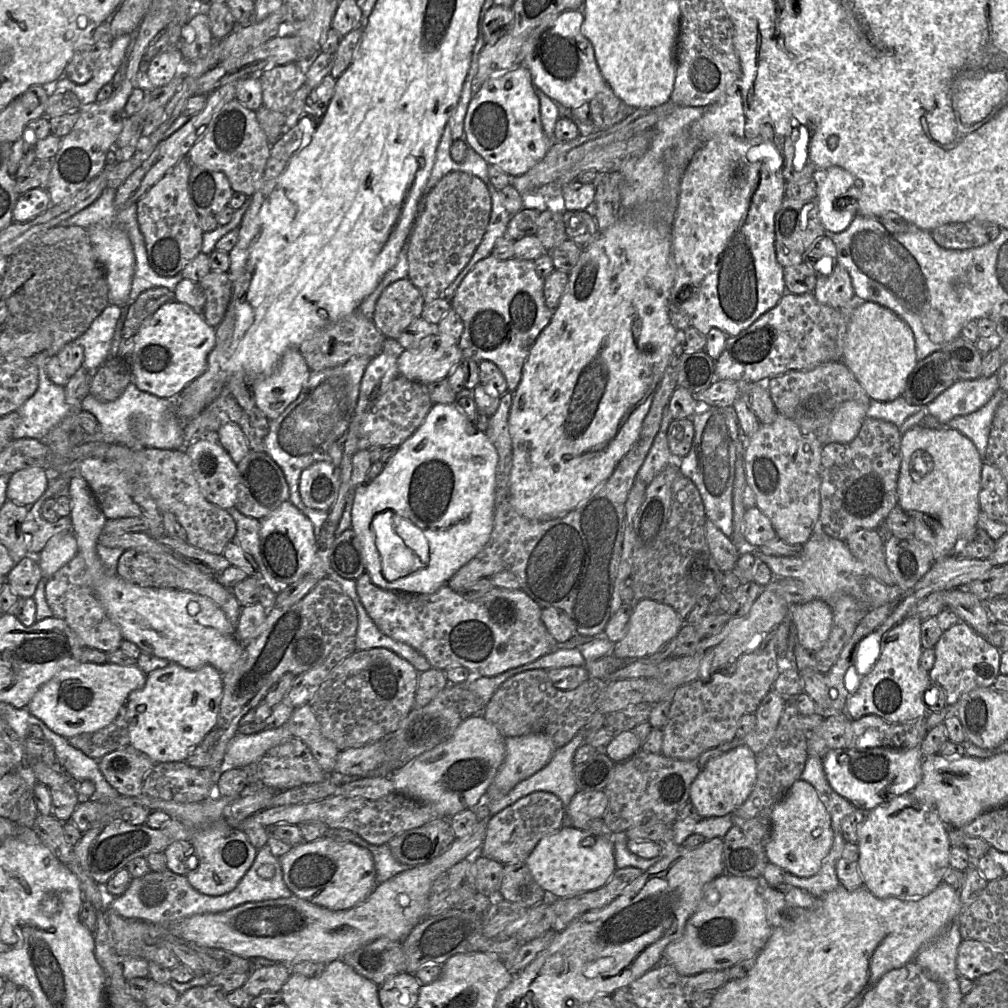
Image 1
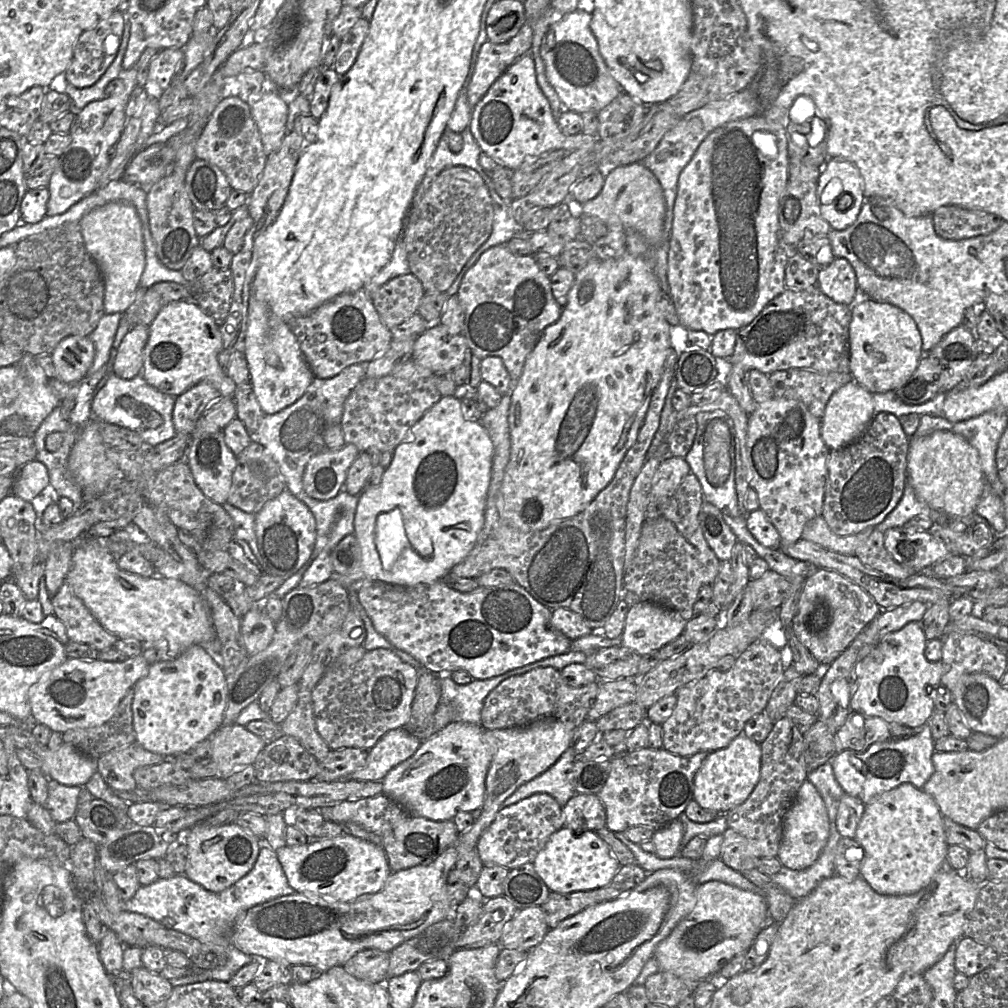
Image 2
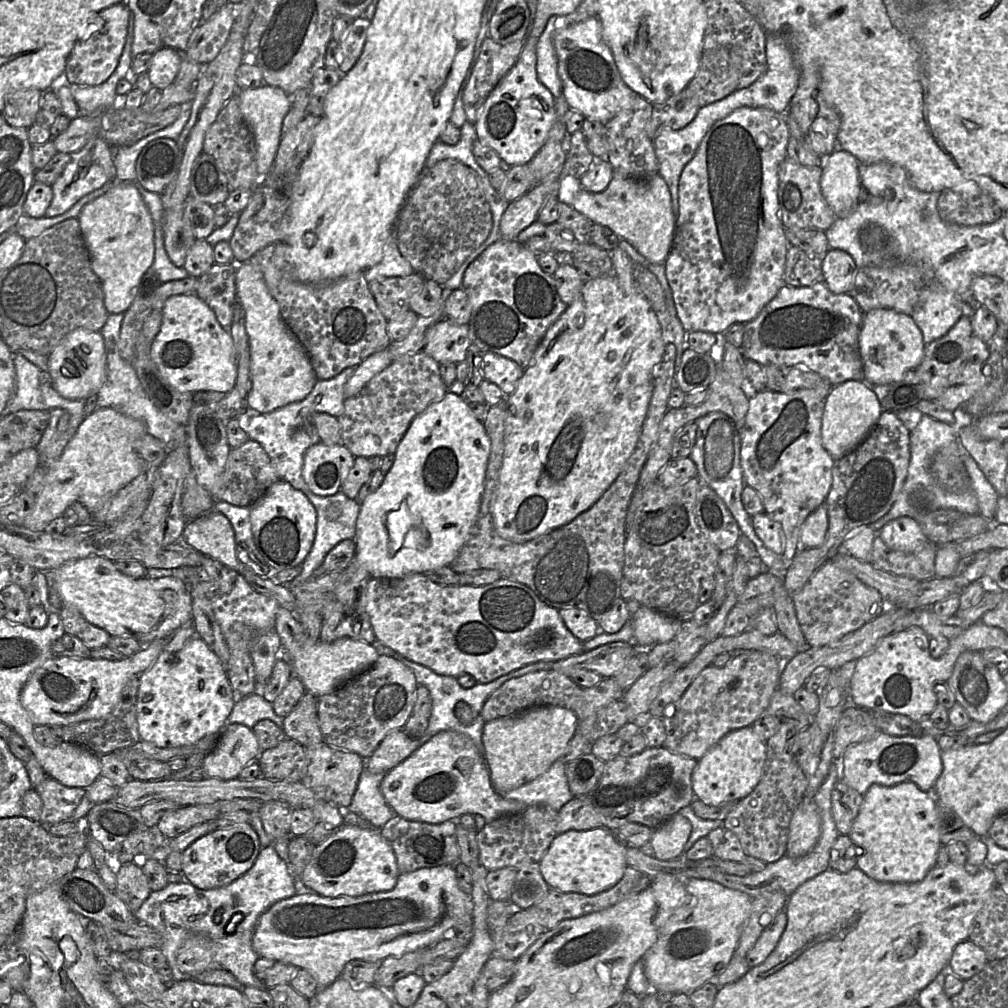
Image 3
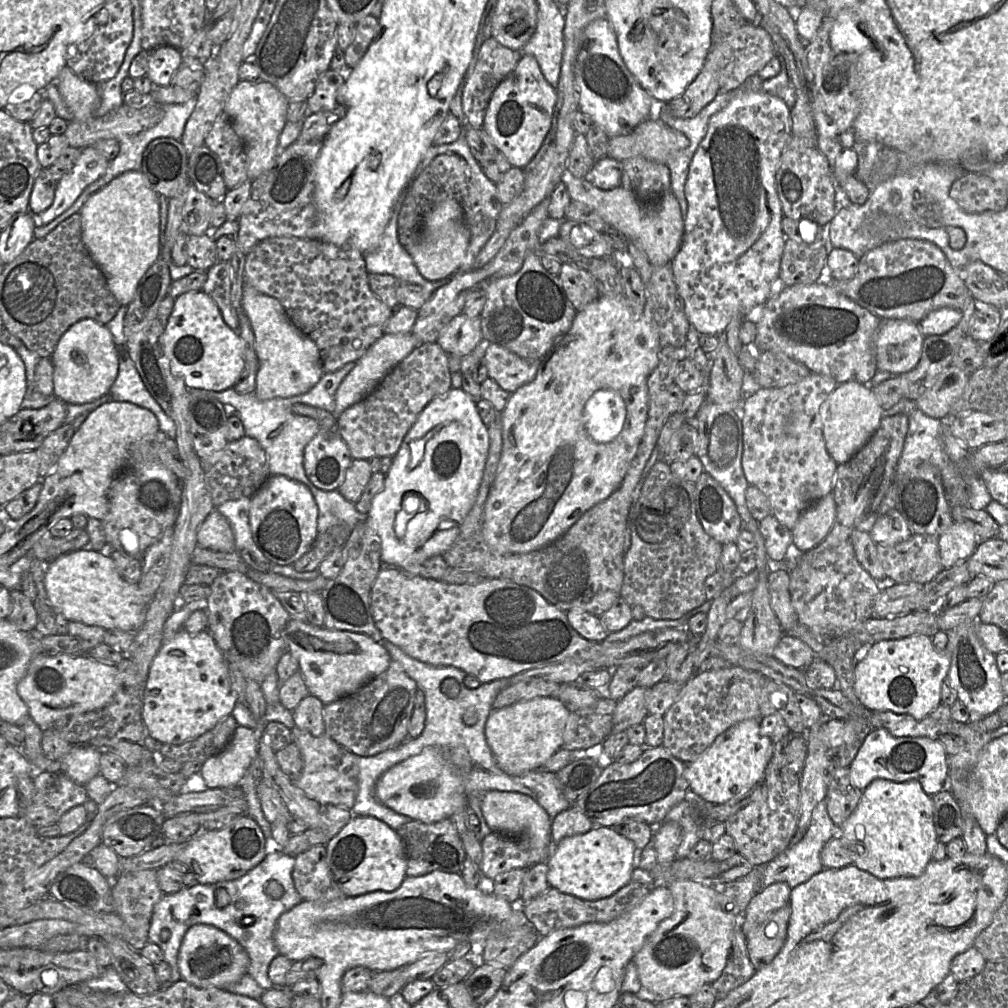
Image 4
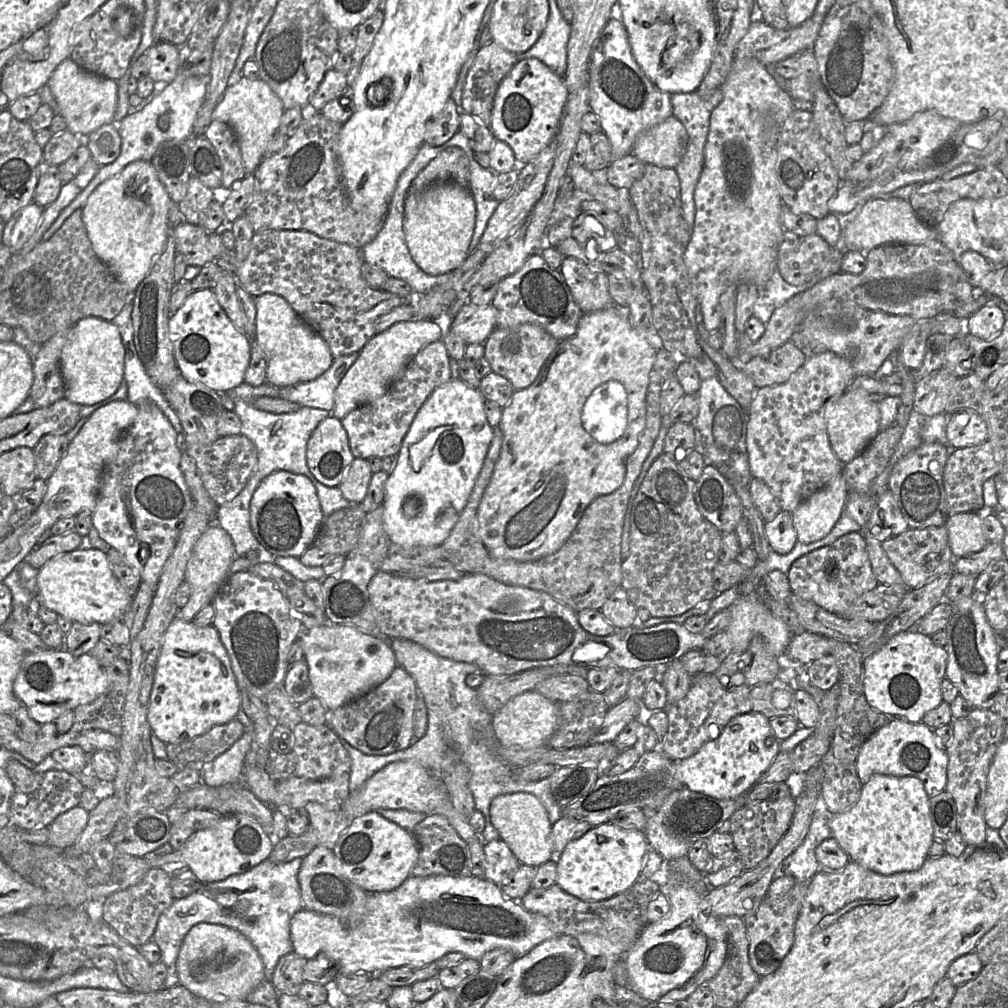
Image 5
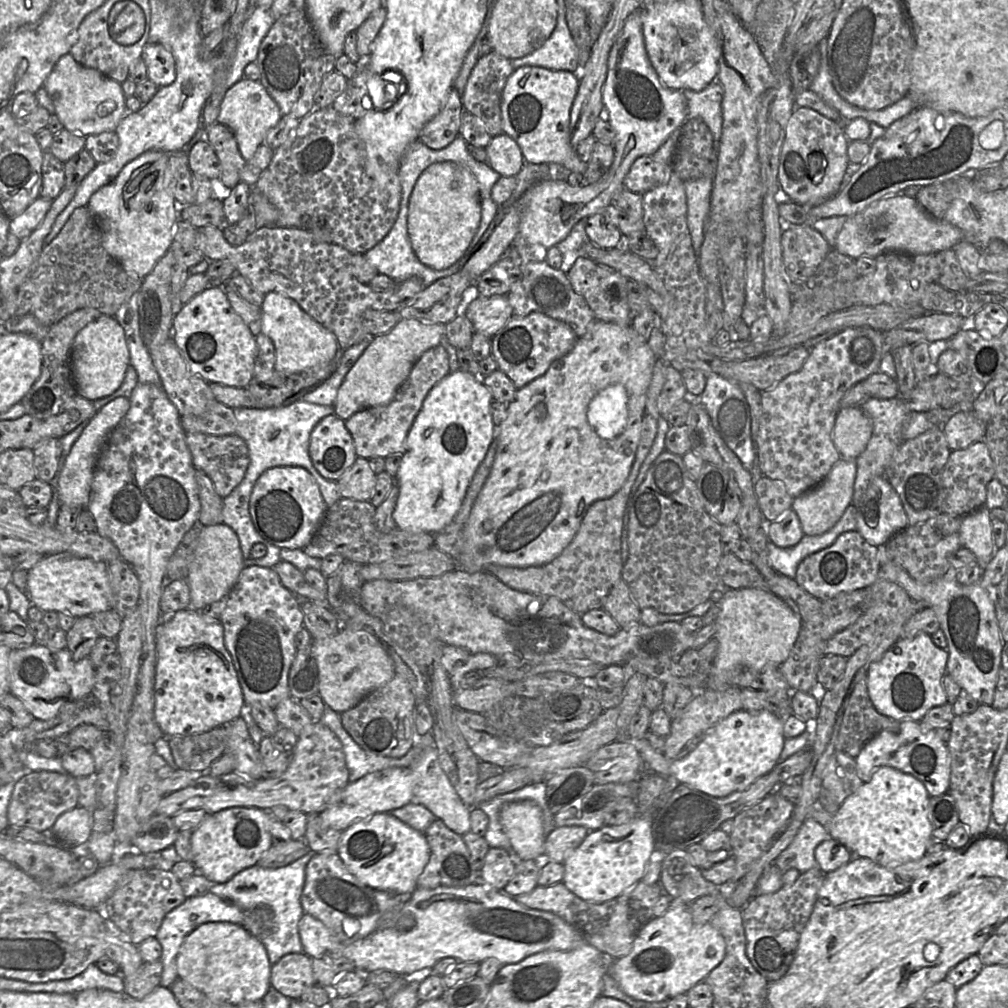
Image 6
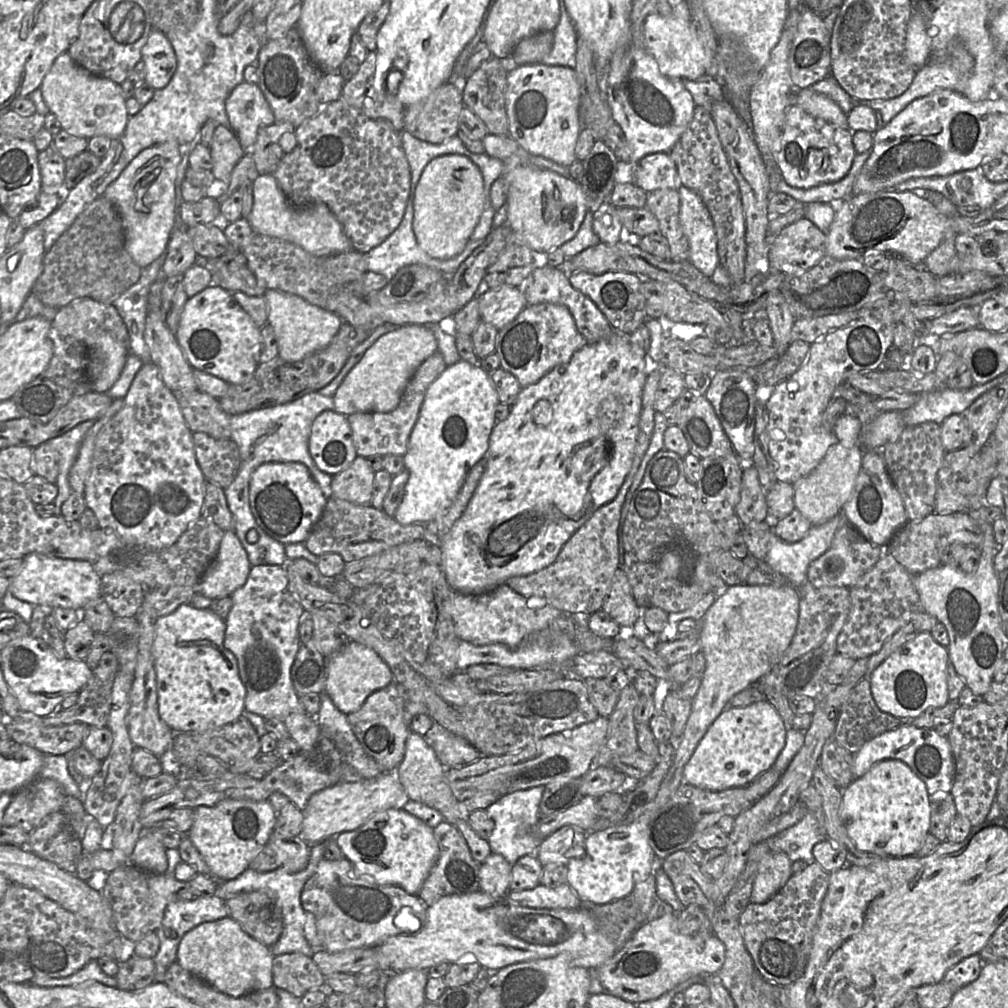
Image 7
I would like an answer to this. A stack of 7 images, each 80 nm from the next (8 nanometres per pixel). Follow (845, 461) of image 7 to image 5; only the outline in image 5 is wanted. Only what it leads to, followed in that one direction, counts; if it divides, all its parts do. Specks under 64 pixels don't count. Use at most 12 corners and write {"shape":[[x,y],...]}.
{"shape":[[841,471],[792,513],[798,541],[826,537],[849,489]]}

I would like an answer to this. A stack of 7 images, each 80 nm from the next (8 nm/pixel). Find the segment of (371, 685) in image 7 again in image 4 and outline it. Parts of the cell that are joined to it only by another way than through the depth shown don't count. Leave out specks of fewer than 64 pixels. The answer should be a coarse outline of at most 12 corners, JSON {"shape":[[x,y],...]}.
{"shape":[[290,618],[286,651],[324,705],[392,660],[381,642]]}

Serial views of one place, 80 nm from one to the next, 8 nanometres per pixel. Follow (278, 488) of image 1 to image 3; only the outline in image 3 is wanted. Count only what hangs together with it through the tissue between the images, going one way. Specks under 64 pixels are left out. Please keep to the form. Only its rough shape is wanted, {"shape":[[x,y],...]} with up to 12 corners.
{"shape":[[263,446],[231,448],[215,500],[251,507],[279,480]]}

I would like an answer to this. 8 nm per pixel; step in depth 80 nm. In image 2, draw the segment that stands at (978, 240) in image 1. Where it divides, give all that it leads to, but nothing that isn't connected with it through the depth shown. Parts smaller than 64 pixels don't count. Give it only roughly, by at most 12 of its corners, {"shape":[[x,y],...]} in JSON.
{"shape":[[955,205],[932,217],[945,240],[988,235],[1003,221],[992,213]]}

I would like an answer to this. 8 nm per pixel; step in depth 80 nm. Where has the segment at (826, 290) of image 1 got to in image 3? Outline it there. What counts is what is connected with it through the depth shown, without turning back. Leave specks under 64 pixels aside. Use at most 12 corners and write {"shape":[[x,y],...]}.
{"shape":[[831,249],[822,280],[834,294],[849,293],[857,273],[850,254]]}

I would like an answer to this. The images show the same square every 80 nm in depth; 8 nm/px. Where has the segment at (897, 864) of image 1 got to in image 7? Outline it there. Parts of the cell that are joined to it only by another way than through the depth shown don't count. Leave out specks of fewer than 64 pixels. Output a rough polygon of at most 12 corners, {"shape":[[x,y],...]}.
{"shape":[[897,759],[843,790],[857,849],[914,856],[930,827],[926,784]]}

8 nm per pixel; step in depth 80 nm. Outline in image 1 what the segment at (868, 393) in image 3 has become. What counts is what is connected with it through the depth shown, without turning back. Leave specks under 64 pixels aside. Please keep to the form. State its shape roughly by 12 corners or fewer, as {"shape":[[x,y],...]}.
{"shape":[[842,403],[830,424],[831,442],[854,440],[867,409]]}

